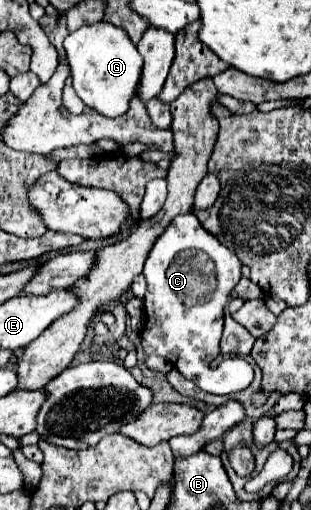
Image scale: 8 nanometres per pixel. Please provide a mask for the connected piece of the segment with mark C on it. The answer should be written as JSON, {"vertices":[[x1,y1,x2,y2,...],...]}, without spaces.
{"vertices":[[189,212,180,215,178,220,173,220,173,224,170,224,155,239,155,243,147,255,143,275,147,279,145,325,141,331,143,351,147,355,153,353,153,355,165,357,185,379,193,381,203,391,227,395,227,393,221,393,221,389,213,387,217,381,211,379,213,369,209,369,209,365,221,353,219,341,221,341,221,331,223,331,223,309,229,301,231,289,241,279,241,263,239,263,237,255,231,249,223,247,211,233,203,231,197,217]]}

